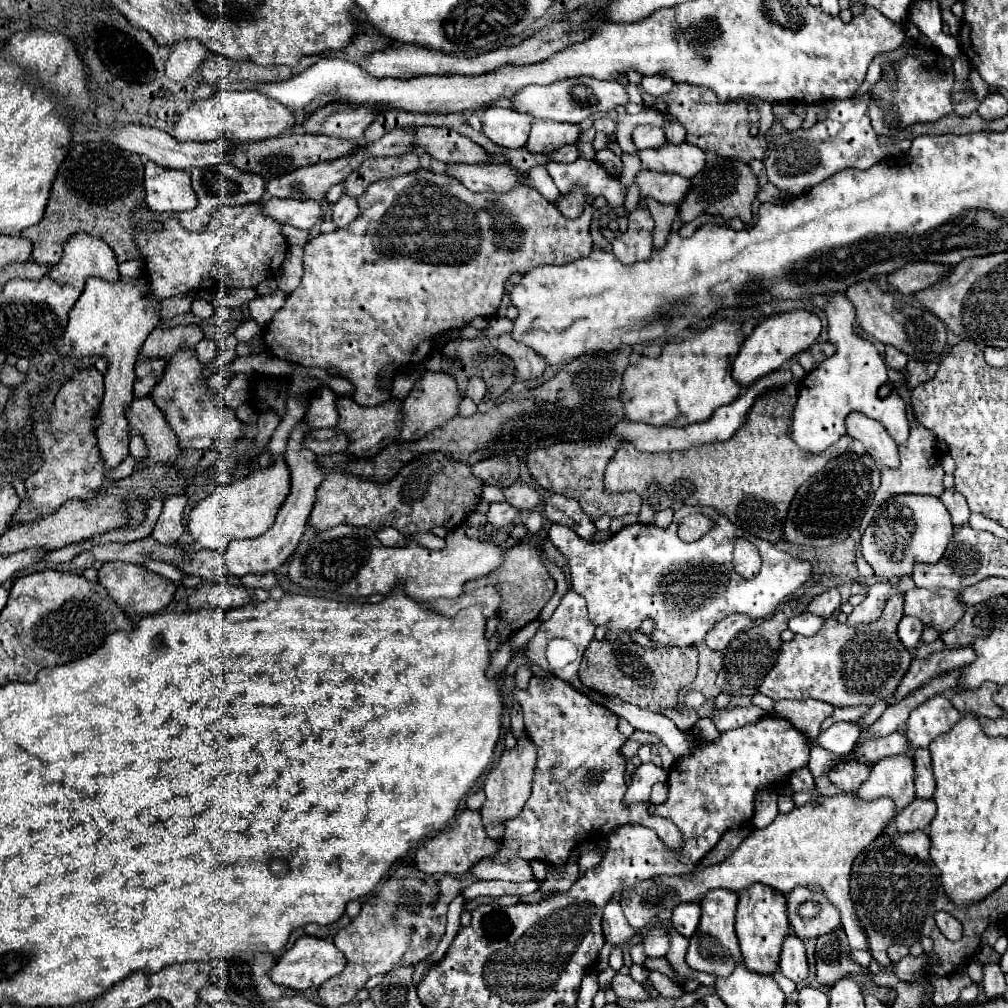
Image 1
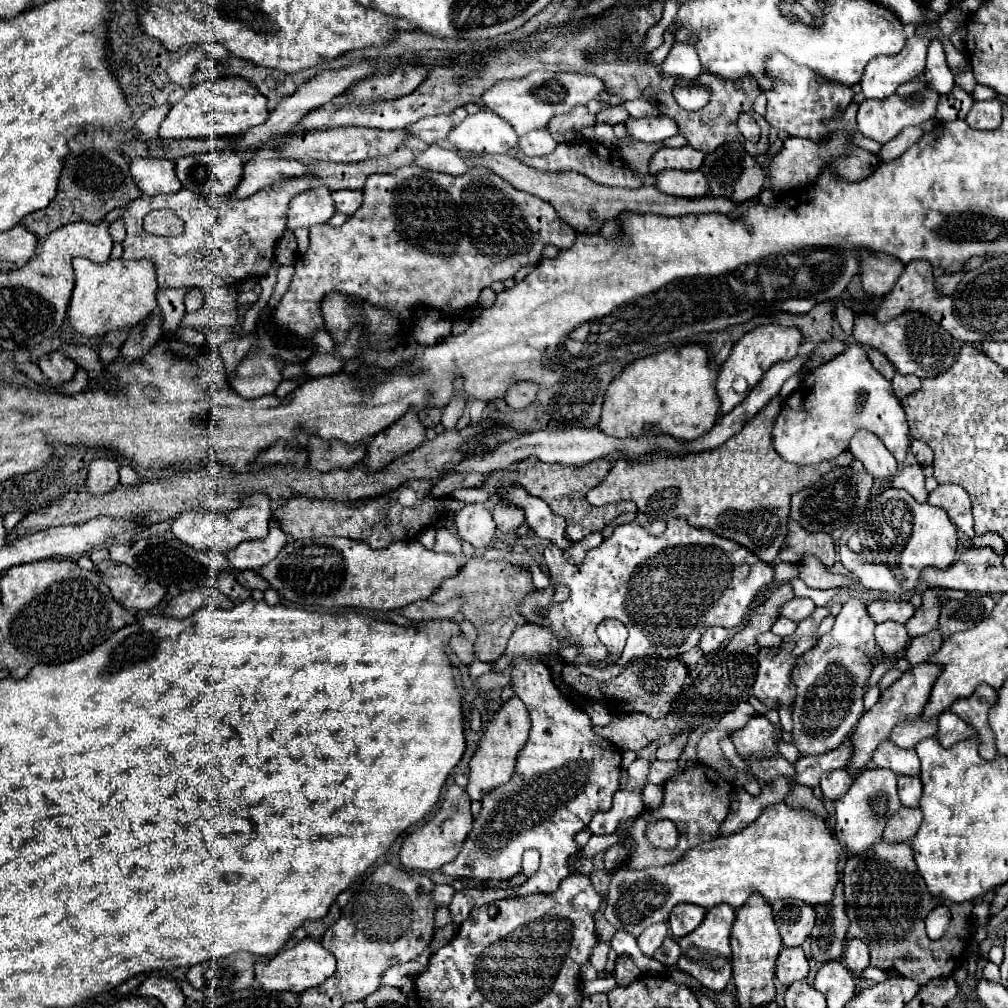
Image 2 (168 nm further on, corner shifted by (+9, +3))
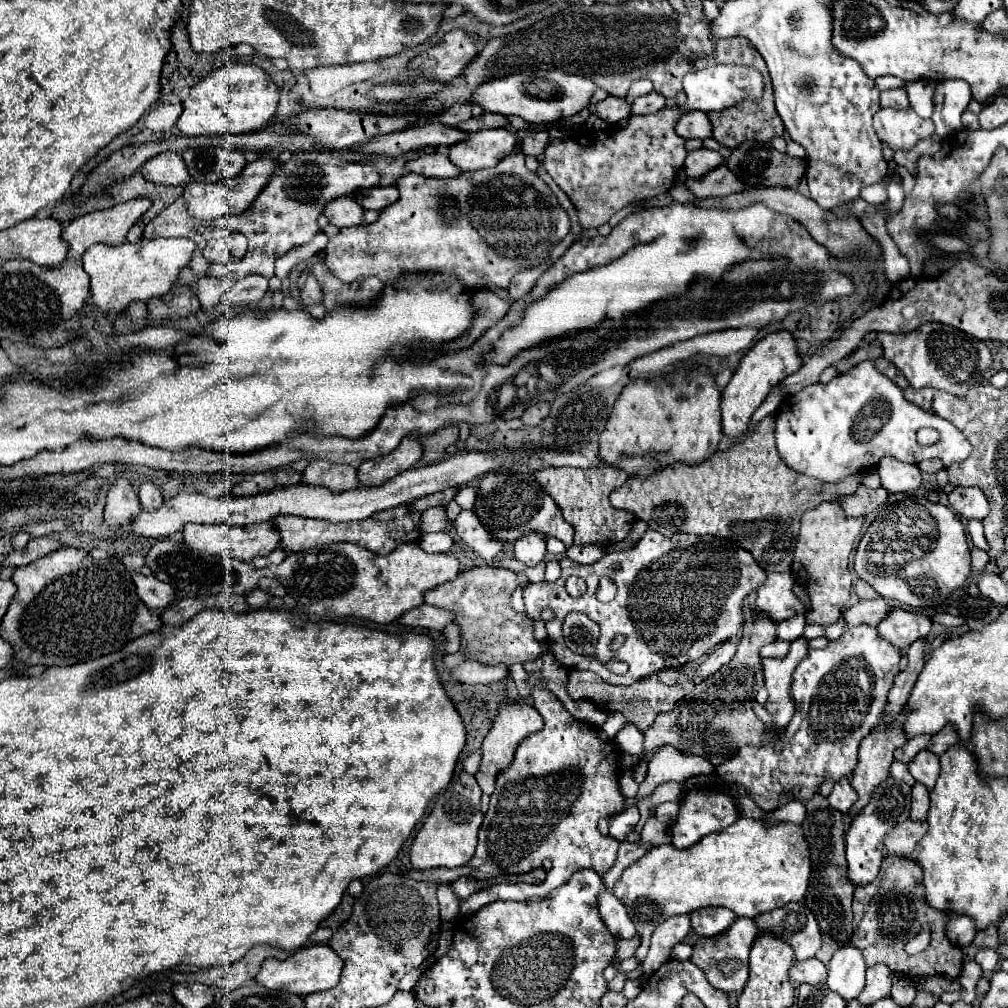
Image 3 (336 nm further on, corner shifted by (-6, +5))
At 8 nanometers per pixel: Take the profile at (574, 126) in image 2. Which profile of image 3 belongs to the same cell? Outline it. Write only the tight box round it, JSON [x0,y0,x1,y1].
[589,96,631,124]

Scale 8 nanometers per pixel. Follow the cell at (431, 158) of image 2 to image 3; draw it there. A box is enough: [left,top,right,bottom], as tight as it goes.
[405,152,461,178]

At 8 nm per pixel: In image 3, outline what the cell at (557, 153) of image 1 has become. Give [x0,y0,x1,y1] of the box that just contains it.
[517,130,549,156]

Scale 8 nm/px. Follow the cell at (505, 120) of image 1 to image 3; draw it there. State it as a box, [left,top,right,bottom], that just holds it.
[449,128,515,172]

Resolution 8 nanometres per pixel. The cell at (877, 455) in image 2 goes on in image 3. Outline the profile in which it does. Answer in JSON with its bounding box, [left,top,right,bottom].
[877,456,923,494]

